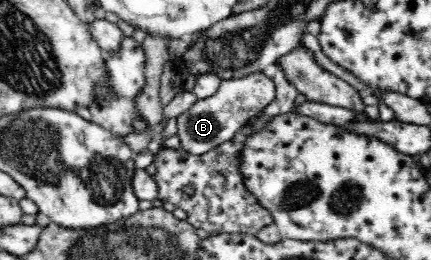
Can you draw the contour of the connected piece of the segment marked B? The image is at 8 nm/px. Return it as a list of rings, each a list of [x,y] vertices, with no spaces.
[[[257,71],[243,78],[221,80],[218,91],[214,95],[198,99],[190,109],[178,116],[177,126],[181,147],[193,154],[203,154],[218,147],[221,143],[231,142],[235,134],[245,127],[246,121],[255,117],[264,107],[272,103],[274,97],[276,97],[276,84],[269,75],[266,75],[266,72]]]

